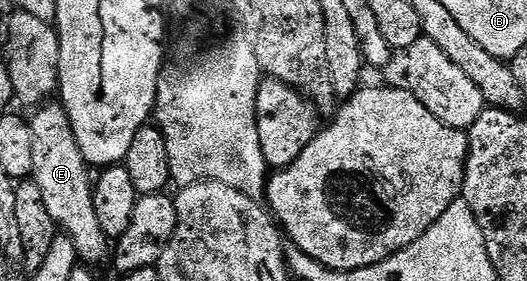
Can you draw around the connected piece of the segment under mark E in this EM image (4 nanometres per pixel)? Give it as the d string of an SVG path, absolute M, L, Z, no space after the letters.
M44 104L34 111L35 119L30 119L33 148L33 181L41 188L41 196L45 199L45 208L49 208L49 216L53 216L56 227L68 234L79 253L79 261L83 264L95 264L109 254L109 239L101 232L101 224L97 220L97 208L93 208L93 174L86 160L81 156L81 148L77 148L77 136L73 136L73 128L66 110L62 105Z

